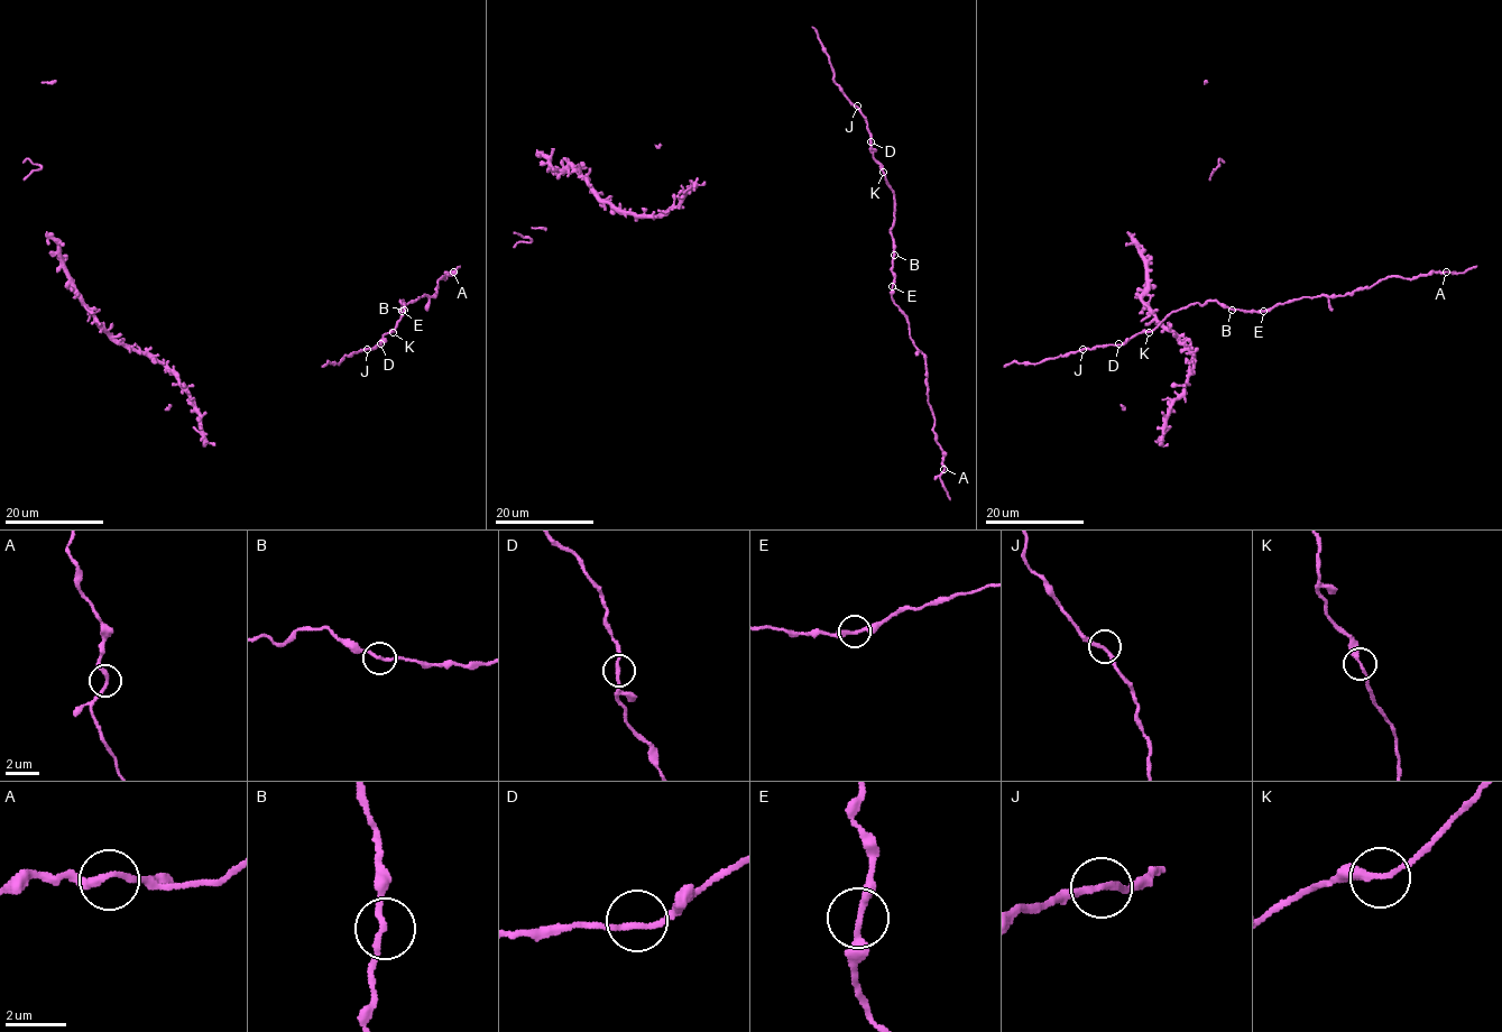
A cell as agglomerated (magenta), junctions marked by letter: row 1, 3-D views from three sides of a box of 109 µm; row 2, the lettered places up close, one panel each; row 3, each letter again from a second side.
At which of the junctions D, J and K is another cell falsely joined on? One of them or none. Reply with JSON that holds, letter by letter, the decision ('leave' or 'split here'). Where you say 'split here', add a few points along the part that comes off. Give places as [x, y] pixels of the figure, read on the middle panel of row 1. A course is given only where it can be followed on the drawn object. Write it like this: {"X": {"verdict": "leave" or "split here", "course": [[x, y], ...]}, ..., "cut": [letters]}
{"D": {"verdict": "leave"}, "J": {"verdict": "leave"}, "K": {"verdict": "leave"}, "cut": []}

